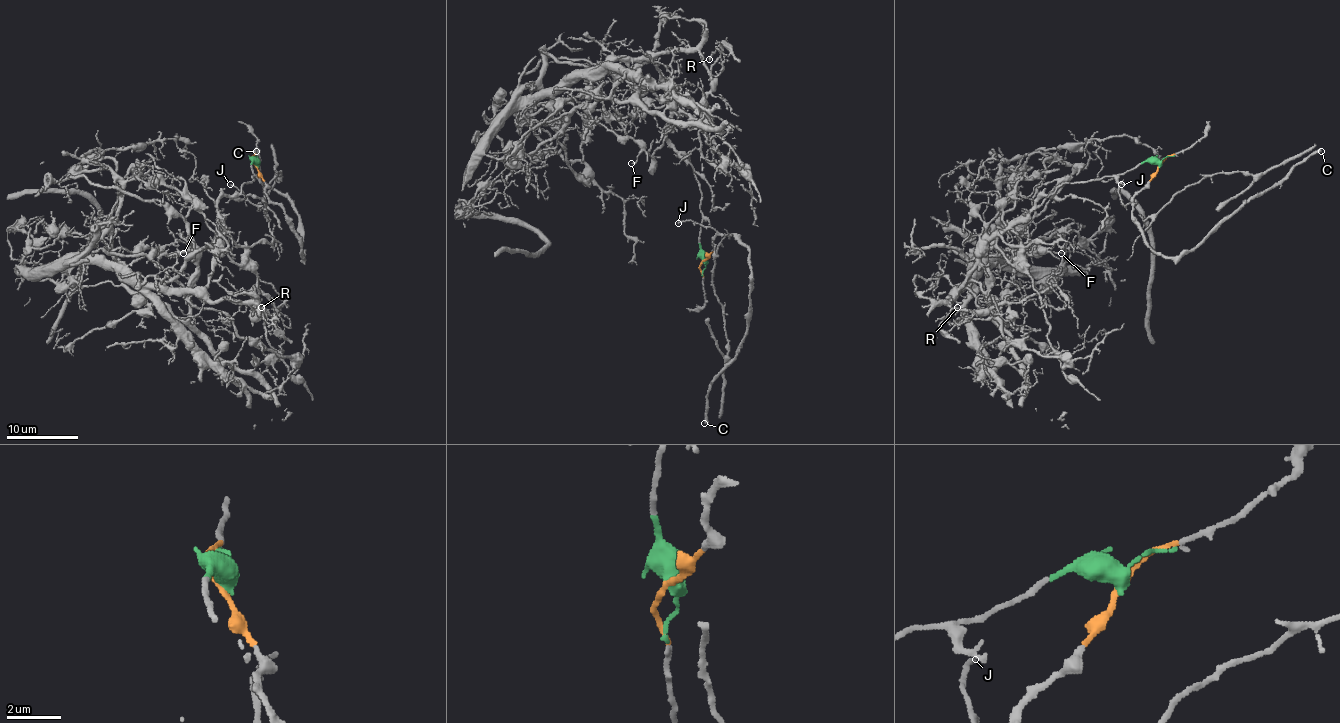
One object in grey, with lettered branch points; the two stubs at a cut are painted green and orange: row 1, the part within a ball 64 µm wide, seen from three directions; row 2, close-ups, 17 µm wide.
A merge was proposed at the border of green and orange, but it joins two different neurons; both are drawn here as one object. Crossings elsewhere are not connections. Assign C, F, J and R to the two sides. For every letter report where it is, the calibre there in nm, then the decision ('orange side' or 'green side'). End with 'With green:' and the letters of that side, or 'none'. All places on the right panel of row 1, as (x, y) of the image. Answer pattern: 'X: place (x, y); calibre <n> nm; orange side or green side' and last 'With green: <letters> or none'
C: place (1321, 151); calibre 360 nm; orange side
F: place (1061, 253); calibre 150 nm; green side
J: place (1121, 184); calibre 160 nm; orange side
R: place (957, 307); calibre 110 nm; green side
With green: F, R

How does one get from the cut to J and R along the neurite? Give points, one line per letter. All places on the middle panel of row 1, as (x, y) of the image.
J: (704, 261), (713, 249), (716, 235), (713, 229), (697, 222), (683, 220), (677, 224)
R: (704, 261), (700, 190), (667, 140), (670, 94), (654, 58), (697, 51), (711, 74), (724, 40), (709, 60)

